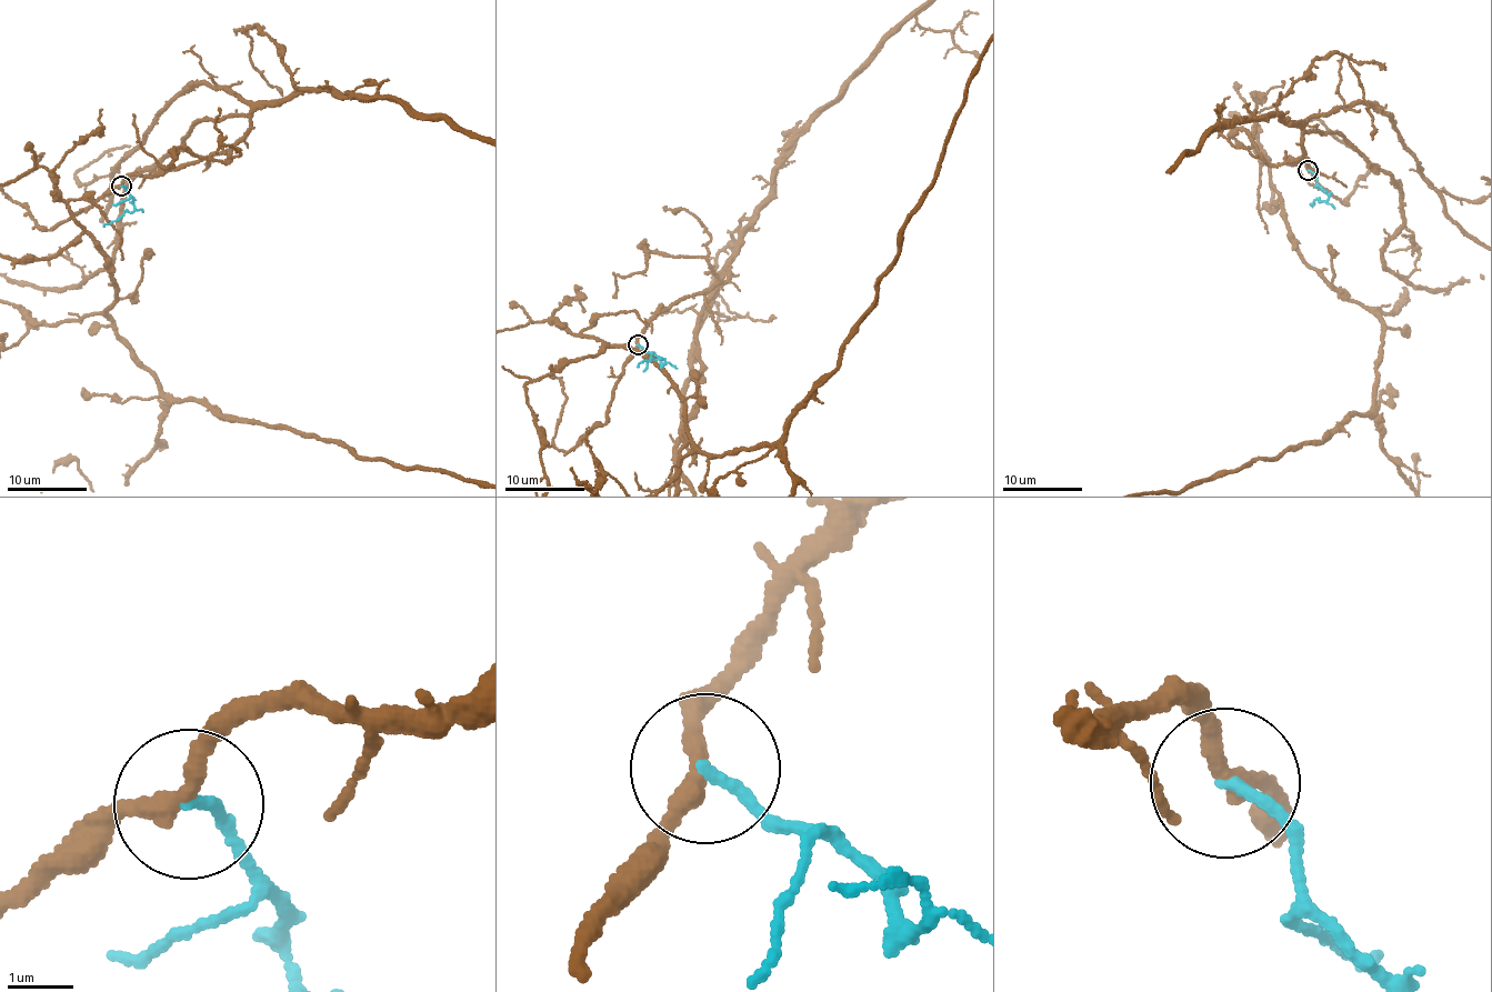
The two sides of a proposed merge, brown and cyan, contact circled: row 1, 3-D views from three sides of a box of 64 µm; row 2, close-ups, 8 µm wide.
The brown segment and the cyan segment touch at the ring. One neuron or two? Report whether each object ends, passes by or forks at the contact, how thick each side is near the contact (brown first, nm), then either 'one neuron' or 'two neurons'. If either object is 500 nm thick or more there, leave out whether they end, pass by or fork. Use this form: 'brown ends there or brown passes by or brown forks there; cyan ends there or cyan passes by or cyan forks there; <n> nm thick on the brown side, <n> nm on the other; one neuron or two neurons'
brown passes by; cyan ends there; 280 nm thick on the brown side, 170 nm on the other; two neurons

